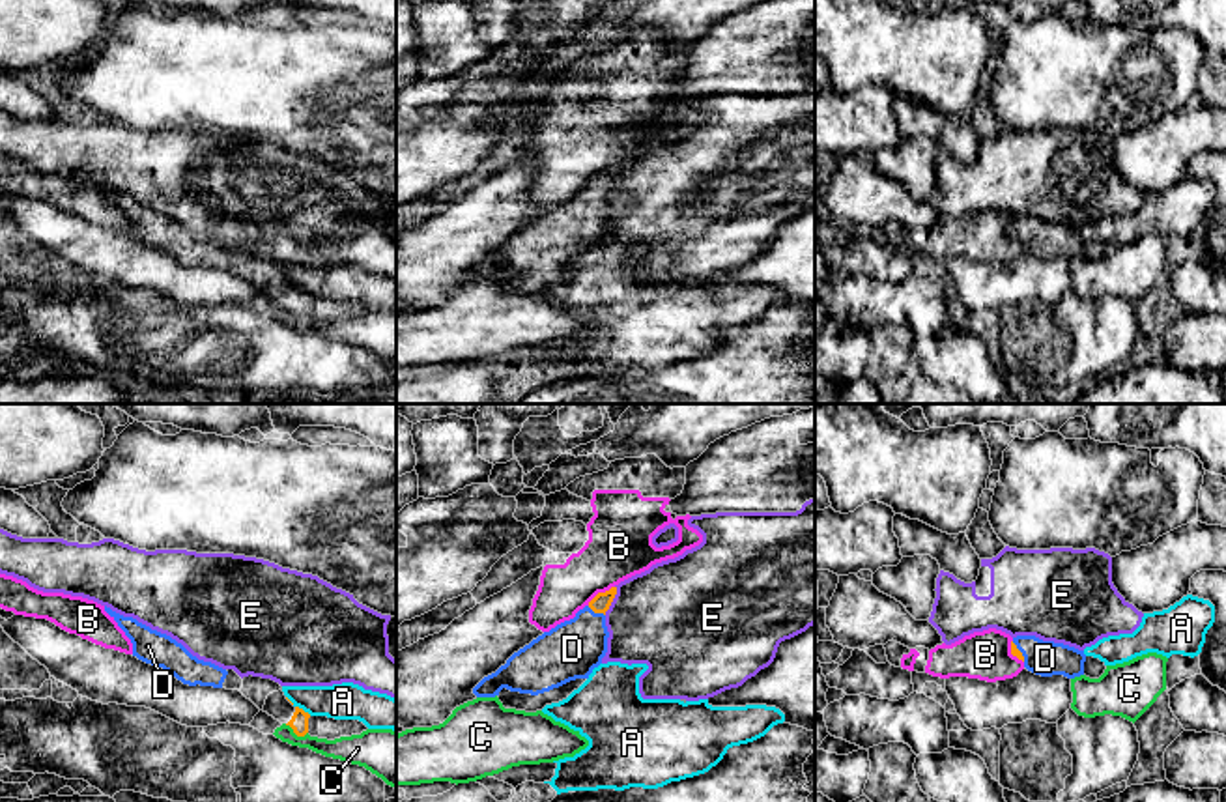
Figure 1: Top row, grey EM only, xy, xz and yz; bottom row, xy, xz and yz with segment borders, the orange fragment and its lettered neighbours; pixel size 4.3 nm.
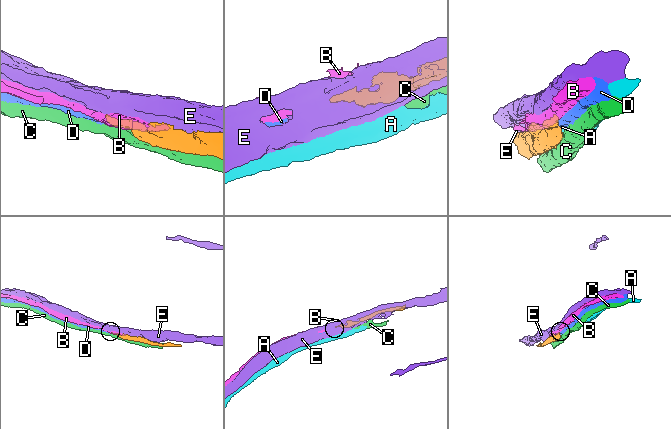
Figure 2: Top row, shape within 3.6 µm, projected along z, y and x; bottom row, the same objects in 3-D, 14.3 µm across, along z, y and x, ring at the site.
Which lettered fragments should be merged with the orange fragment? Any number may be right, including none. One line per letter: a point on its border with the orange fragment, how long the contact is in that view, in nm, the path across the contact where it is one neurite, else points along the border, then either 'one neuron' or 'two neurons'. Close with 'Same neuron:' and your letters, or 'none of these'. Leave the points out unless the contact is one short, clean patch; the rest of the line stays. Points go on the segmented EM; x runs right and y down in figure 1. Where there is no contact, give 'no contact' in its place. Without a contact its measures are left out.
A: contact xy (298, 707); length 140 nm; two neurons
B: contact xz (600, 593); length 150 nm; two neurons
C: contact xy (296, 733); length 110 nm; two neurons
D: contact xz (597, 612); length 90 nm; way xz (602, 601), (597, 612), (587, 634), (572, 649); one neuron
E: contact xz (612, 601); length 140 nm; two neurons
Same neuron: D

